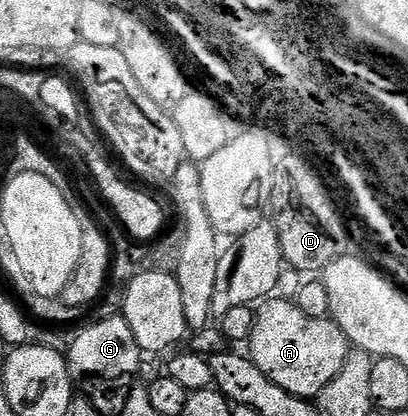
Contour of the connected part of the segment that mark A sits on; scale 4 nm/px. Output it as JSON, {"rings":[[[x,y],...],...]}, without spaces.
{"rings":[[[276,298],[259,304],[254,329],[246,344],[247,354],[274,385],[300,399],[315,400],[344,371],[350,354],[348,338],[335,319],[308,317],[291,298]]]}

